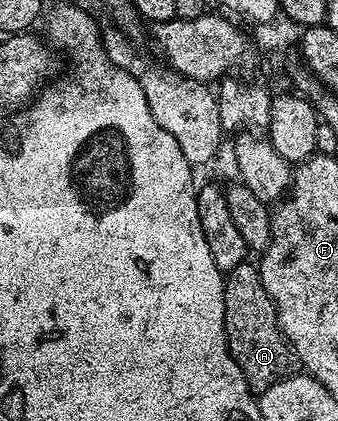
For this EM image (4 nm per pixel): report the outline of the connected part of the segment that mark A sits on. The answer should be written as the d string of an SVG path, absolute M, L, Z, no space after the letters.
M252 261L240 263L227 272L224 280L223 313L227 345L249 388L260 393L271 389L271 385L279 385L279 381L298 374L302 370L301 362L293 352L293 346L281 332L277 306L271 301L267 289L263 289L260 266Z

